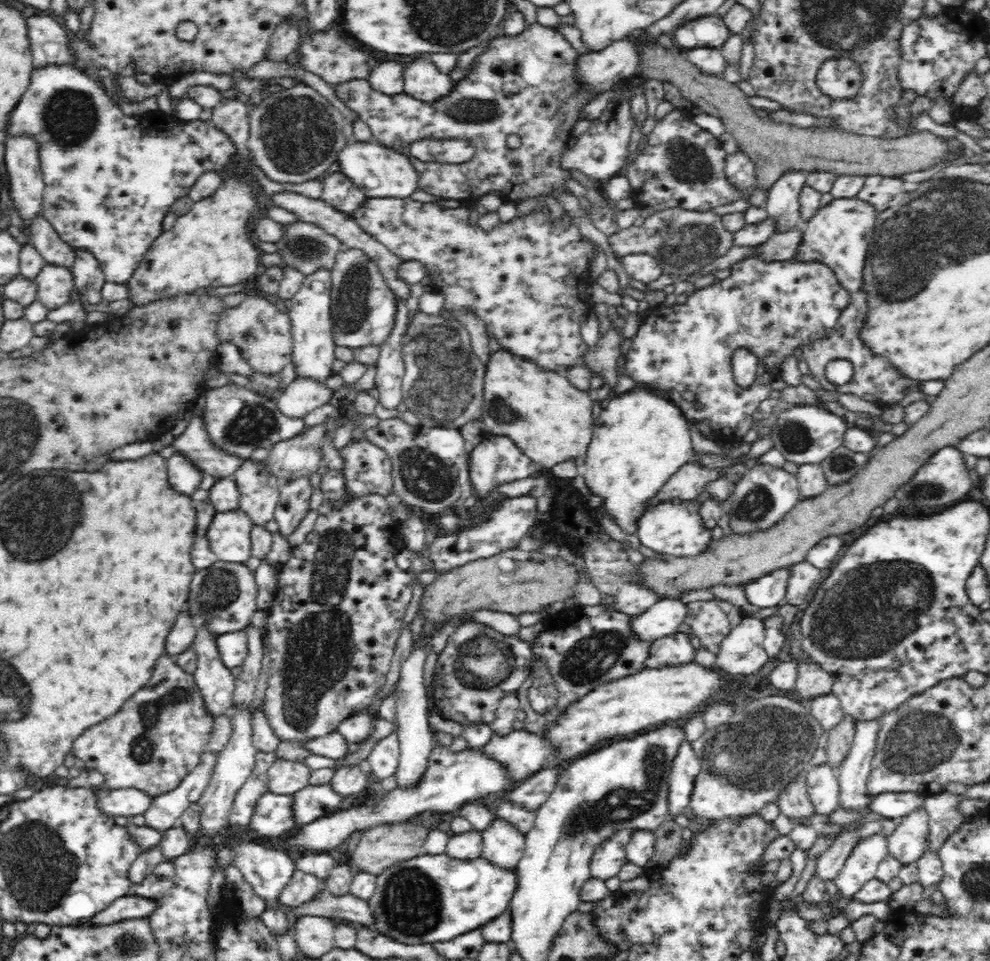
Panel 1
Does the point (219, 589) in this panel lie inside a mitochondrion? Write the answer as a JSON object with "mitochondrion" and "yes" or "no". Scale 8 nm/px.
{"mitochondrion":"yes"}

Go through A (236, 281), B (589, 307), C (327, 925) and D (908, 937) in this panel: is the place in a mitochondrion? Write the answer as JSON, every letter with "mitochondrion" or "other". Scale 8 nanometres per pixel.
{"A":"other","B":"other","C":"other","D":"other"}

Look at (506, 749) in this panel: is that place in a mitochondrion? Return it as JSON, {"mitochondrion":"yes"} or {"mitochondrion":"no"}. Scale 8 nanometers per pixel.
{"mitochondrion":"no"}

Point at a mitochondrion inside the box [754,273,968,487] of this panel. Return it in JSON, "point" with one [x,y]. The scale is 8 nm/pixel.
{"point":[794,437]}

